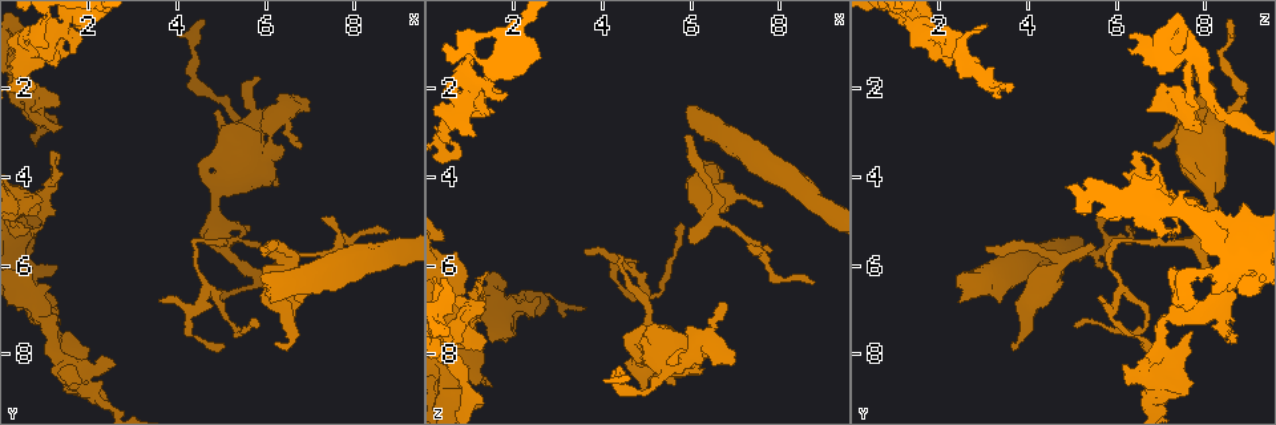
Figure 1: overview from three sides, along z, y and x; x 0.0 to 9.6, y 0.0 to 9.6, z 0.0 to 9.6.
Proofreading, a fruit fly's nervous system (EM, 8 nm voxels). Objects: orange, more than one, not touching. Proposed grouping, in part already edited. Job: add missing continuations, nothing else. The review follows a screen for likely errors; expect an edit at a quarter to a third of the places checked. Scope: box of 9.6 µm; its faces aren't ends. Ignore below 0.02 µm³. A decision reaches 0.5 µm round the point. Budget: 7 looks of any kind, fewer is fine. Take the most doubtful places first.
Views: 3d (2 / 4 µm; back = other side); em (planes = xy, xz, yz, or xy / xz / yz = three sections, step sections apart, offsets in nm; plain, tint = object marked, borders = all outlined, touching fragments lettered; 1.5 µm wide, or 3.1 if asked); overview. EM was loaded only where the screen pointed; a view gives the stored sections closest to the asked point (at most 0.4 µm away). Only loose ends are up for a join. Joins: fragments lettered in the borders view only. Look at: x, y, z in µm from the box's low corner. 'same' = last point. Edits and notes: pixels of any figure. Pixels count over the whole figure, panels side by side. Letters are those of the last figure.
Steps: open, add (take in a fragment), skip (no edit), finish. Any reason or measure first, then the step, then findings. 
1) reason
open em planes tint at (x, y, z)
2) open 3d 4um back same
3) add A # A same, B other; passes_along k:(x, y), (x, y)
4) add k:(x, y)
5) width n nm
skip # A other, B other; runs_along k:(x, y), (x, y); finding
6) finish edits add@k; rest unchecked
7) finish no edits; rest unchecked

an open end
open em planes borders at (1.30, 2.35, 6.85)

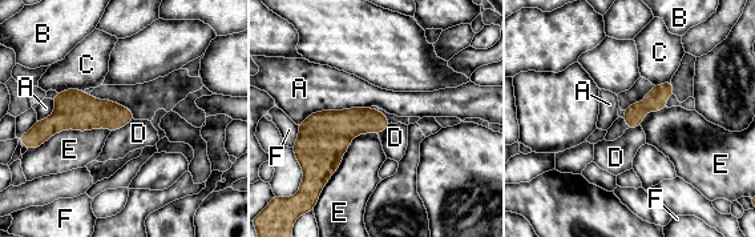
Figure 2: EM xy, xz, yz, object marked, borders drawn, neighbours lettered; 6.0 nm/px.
skip # A other, B other, C other, D other, E other, F other; runs_along 2:(669, 85), (633, 119), (630, 125); none of them fits

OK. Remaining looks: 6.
branch stops here
open 3d 2um at (6.90, 2.25, 8.25)

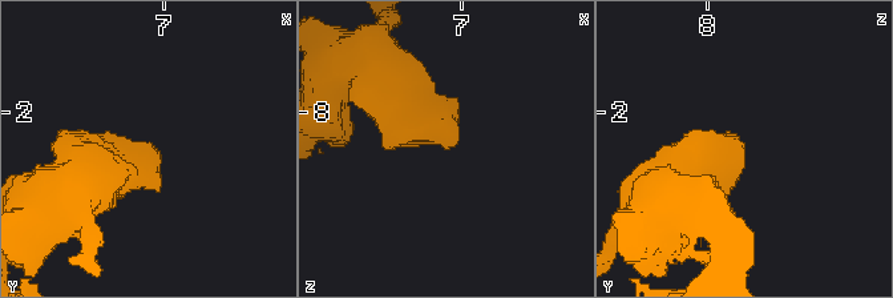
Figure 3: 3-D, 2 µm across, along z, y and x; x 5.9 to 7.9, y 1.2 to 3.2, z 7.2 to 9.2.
need the tissue
open em planes borders at (6.94, 2.26, 8.24)

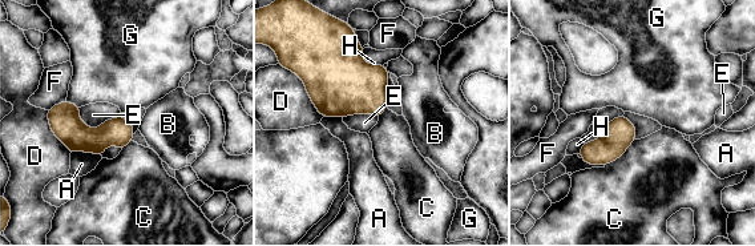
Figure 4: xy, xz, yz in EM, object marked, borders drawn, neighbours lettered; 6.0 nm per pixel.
skip # A other, B other, C other, D other, E other, F other, G other, H other; border 4:(67, 100), (80, 107); no lettered fragment goes on from it

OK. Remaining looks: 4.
an open end
open 3d 4um at (4.45, 3.85, 7.85)

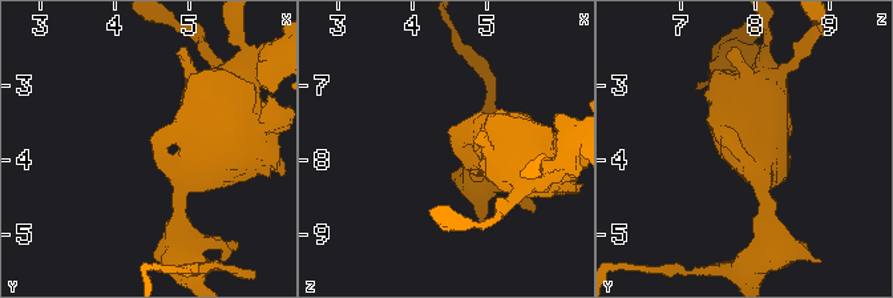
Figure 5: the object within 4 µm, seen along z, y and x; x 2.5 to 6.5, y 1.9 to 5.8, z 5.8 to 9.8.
open em planes borders at (4.50, 3.90, 7.80)

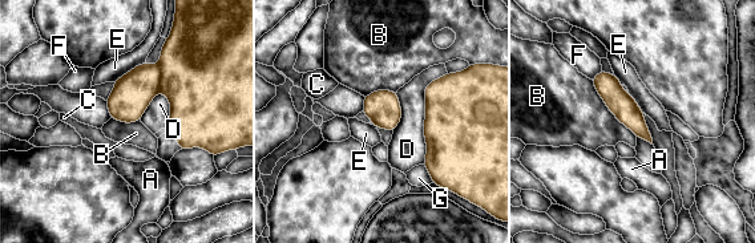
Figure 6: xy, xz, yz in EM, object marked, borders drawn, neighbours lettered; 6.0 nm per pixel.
skip # A other, B other, C other, D other, E other, F other, G other; runs_along 6:(602, 75), (612, 93), (647, 137); no lettered fragment goes on from it

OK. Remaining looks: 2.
finish no edits; rest unchecked

